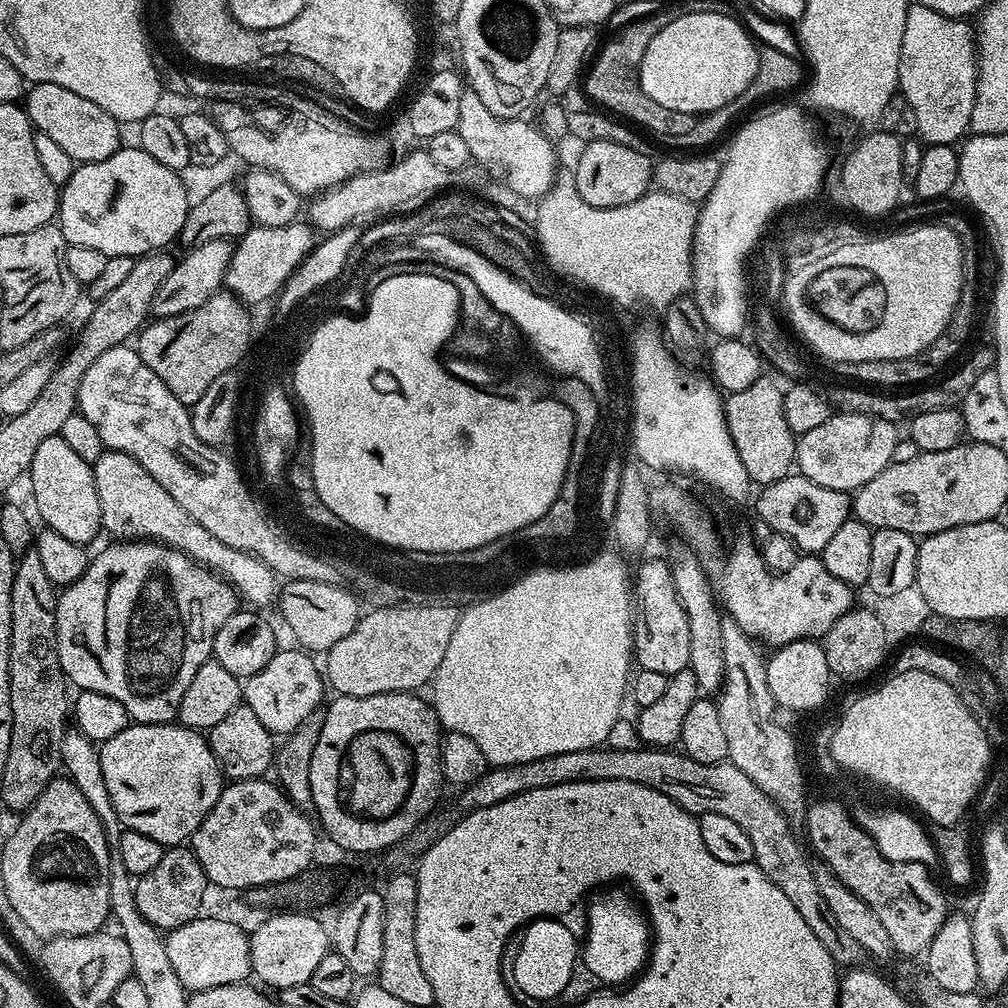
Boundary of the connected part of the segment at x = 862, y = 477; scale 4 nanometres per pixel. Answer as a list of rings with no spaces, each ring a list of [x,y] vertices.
[[[836,412],[825,418],[822,426],[814,426],[814,430],[799,433],[795,467],[803,479],[818,486],[855,493],[856,489],[866,486],[870,478],[882,474],[885,466],[892,463],[898,439],[896,428],[897,425],[891,420],[879,420],[876,416],[866,414]]]

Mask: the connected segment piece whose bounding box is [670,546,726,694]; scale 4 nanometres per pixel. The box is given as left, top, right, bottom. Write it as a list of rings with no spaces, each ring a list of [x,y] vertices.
[[[687,547],[680,549],[670,559],[674,590],[678,594],[678,602],[682,602],[682,610],[686,610],[686,623],[690,625],[690,662],[694,678],[698,678],[701,693],[716,694],[724,686],[724,671],[726,670],[725,655],[722,654],[722,615],[718,602],[711,589],[706,570],[695,552]]]

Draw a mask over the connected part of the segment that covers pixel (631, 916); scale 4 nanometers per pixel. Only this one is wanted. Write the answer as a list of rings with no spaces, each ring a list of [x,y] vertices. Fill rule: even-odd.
[[[604,892],[595,896],[591,897],[592,905],[588,908],[588,933],[582,936],[583,967],[584,964],[588,967],[594,979],[612,984],[608,986],[627,985],[645,967],[650,955],[649,921],[641,905],[631,895]]]

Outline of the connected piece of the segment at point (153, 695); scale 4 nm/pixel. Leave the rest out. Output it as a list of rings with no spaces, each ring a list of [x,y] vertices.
[[[136,538],[133,544],[112,544],[101,550],[97,556],[93,555],[88,562],[88,569],[84,571],[73,584],[67,585],[59,593],[56,602],[56,653],[60,656],[60,668],[65,677],[77,689],[85,692],[101,692],[126,706],[129,717],[137,724],[171,724],[177,719],[180,699],[186,694],[198,666],[202,666],[212,656],[214,638],[232,613],[237,611],[238,593],[222,576],[197,564],[191,556],[180,552],[176,548],[169,548],[151,538]]]

